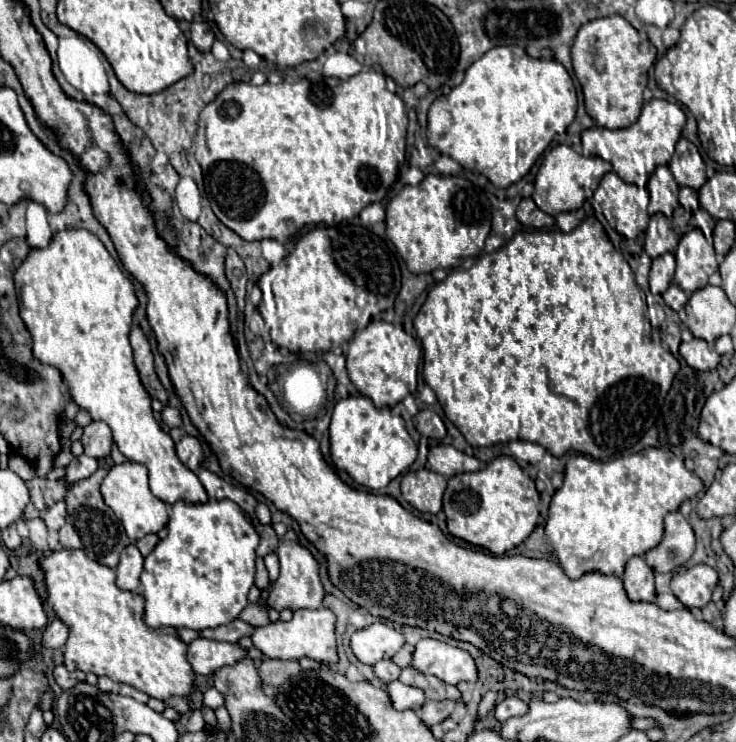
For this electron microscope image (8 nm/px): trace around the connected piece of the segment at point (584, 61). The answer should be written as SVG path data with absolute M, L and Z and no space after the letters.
M621 15L593 19L585 23L571 47L575 75L585 95L585 109L599 127L623 129L631 127L643 109L643 91L647 87L647 73L655 63L655 47L641 41L635 27Z

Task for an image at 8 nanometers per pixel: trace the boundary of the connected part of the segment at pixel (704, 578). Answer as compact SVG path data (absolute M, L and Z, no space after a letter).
M709 565L689 567L685 573L675 573L671 591L689 609L701 609L711 601L711 593L719 583L717 571Z

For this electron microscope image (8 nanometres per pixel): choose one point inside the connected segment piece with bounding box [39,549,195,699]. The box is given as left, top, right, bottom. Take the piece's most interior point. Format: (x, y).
(107, 636)

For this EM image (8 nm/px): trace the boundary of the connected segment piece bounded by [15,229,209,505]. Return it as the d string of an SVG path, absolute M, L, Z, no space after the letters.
M63 229L63 231L57 231L53 235L53 239L49 241L47 247L39 247L39 249L29 249L29 255L27 259L19 265L19 269L15 271L15 279L25 279L23 285L21 285L21 319L25 321L31 337L33 337L33 355L35 359L39 359L41 363L45 365L53 365L61 371L63 379L67 381L69 389L71 389L71 395L73 395L73 401L87 409L89 415L95 419L95 421L105 421L111 431L113 431L113 439L119 447L119 451L129 459L129 461L135 461L135 463L141 463L149 469L149 487L151 487L151 493L155 497L159 497L163 503L167 505L175 505L179 499L187 499L187 503L207 503L207 491L205 487L201 485L201 481L197 479L197 475L187 469L179 457L175 455L175 443L173 439L169 437L169 433L165 433L159 423L153 419L153 411L151 411L151 397L147 395L147 391L143 389L141 381L139 381L139 375L137 375L137 369L135 369L135 363L133 363L133 351L131 351L131 345L129 345L129 329L131 329L131 317L133 317L133 311L137 307L137 297L133 293L133 285L131 281L123 275L123 271L119 269L119 265L113 261L113 257L109 255L109 251L103 247L103 243L99 243L99 239L95 239L95 235L91 235L91 231L83 231L83 229Z

